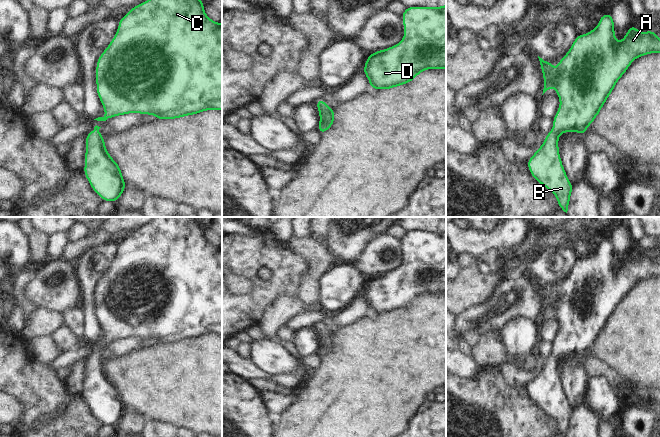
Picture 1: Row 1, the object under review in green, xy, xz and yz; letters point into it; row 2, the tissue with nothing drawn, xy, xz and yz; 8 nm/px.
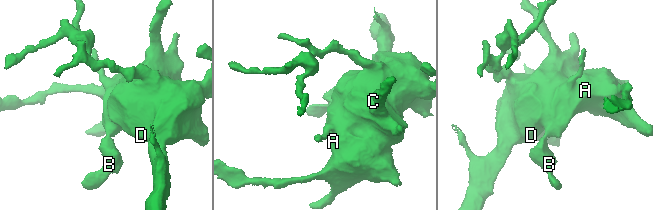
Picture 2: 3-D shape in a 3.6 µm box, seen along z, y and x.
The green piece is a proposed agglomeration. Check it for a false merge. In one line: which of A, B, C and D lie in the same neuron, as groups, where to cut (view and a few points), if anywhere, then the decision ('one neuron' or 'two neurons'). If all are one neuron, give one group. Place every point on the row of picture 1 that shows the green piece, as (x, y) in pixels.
A B C D; no cut; one neuron

